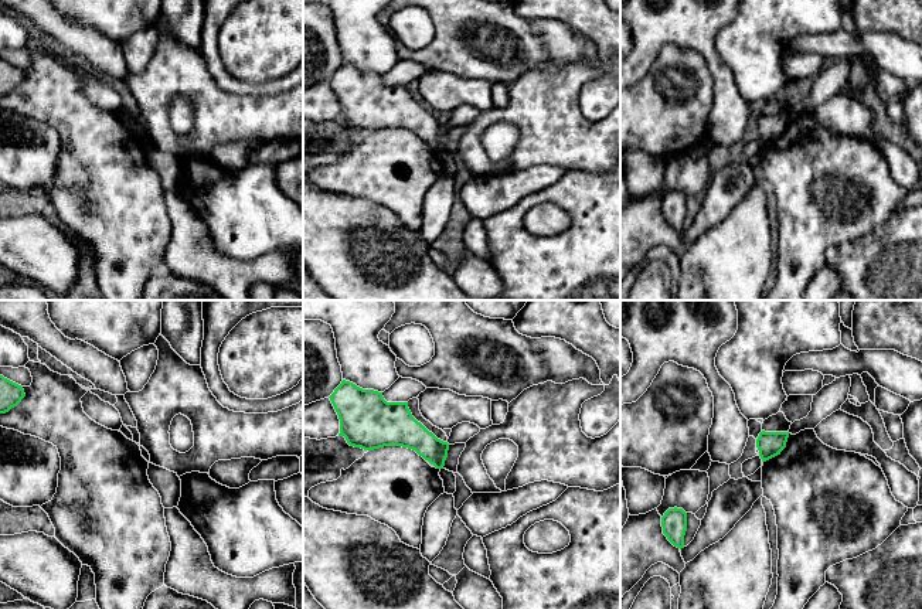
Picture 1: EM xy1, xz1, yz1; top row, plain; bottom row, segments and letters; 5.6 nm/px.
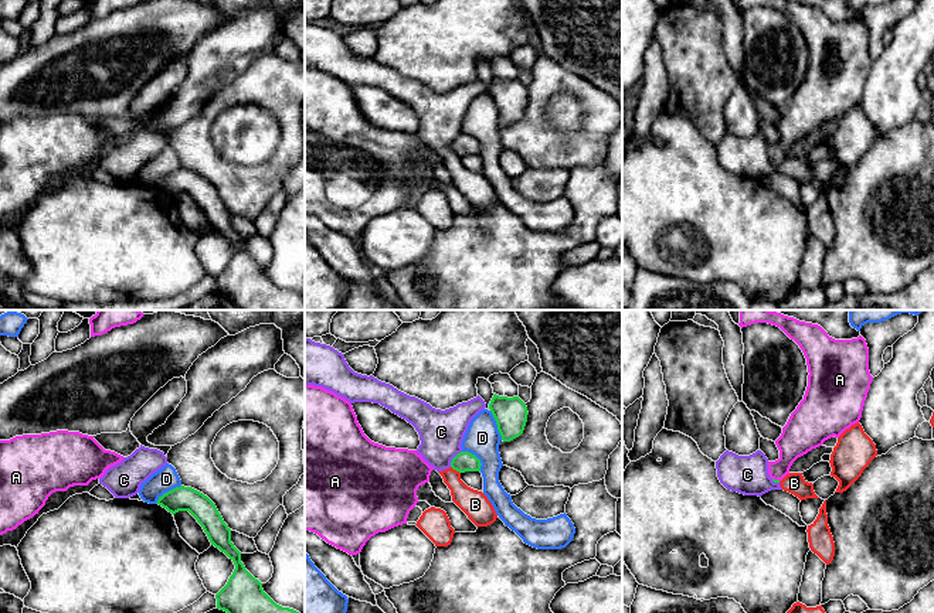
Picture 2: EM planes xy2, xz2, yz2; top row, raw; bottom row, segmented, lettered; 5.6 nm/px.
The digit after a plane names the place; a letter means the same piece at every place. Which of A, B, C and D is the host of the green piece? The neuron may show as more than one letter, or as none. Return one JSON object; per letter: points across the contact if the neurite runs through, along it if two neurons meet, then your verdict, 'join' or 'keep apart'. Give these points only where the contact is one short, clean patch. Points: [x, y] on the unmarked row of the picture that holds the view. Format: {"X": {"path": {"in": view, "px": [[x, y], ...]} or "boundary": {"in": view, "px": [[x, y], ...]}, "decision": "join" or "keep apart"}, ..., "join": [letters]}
{"A": {"path": {"in": "yz2", "px": [[773, 162], [777, 163], [777, 153], [795, 123]]}, "decision": "join"}, "B": {"boundary": {"in": "xz2", "px": [[451, 149], [459, 156]]}, "decision": "keep apart"}, "C": {"decision": "keep apart"}, "D": {"decision": "keep apart"}, "join": ["A"]}

